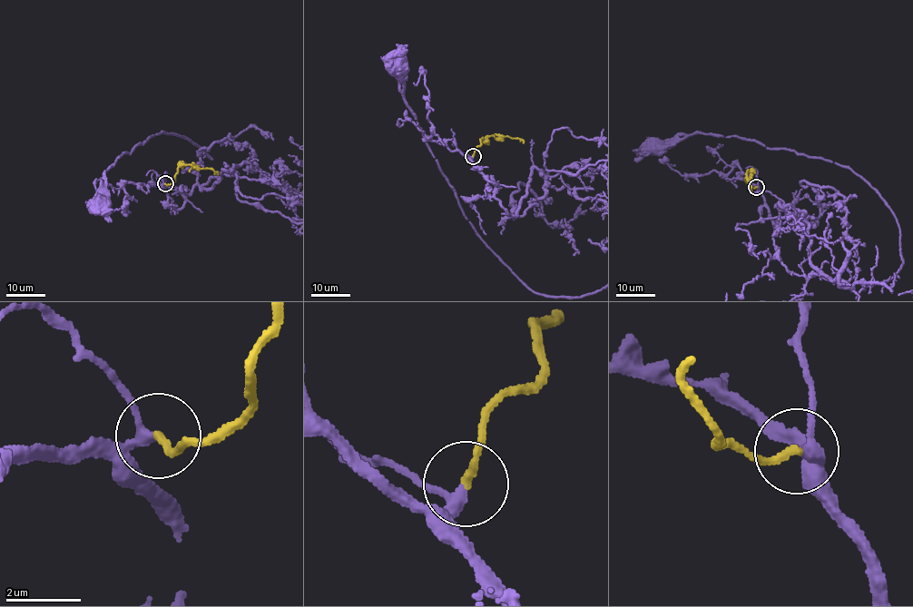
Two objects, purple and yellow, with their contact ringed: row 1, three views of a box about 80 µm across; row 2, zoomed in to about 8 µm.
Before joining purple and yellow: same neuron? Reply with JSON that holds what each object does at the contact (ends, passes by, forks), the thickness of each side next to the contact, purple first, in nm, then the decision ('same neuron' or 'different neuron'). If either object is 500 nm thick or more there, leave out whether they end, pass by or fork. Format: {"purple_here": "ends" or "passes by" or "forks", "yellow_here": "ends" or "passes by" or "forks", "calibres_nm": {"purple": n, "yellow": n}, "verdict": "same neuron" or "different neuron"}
{"purple_here": "passes by", "yellow_here": "ends", "calibres_nm": {"purple": 240, "yellow": 200}, "verdict": "same neuron"}

